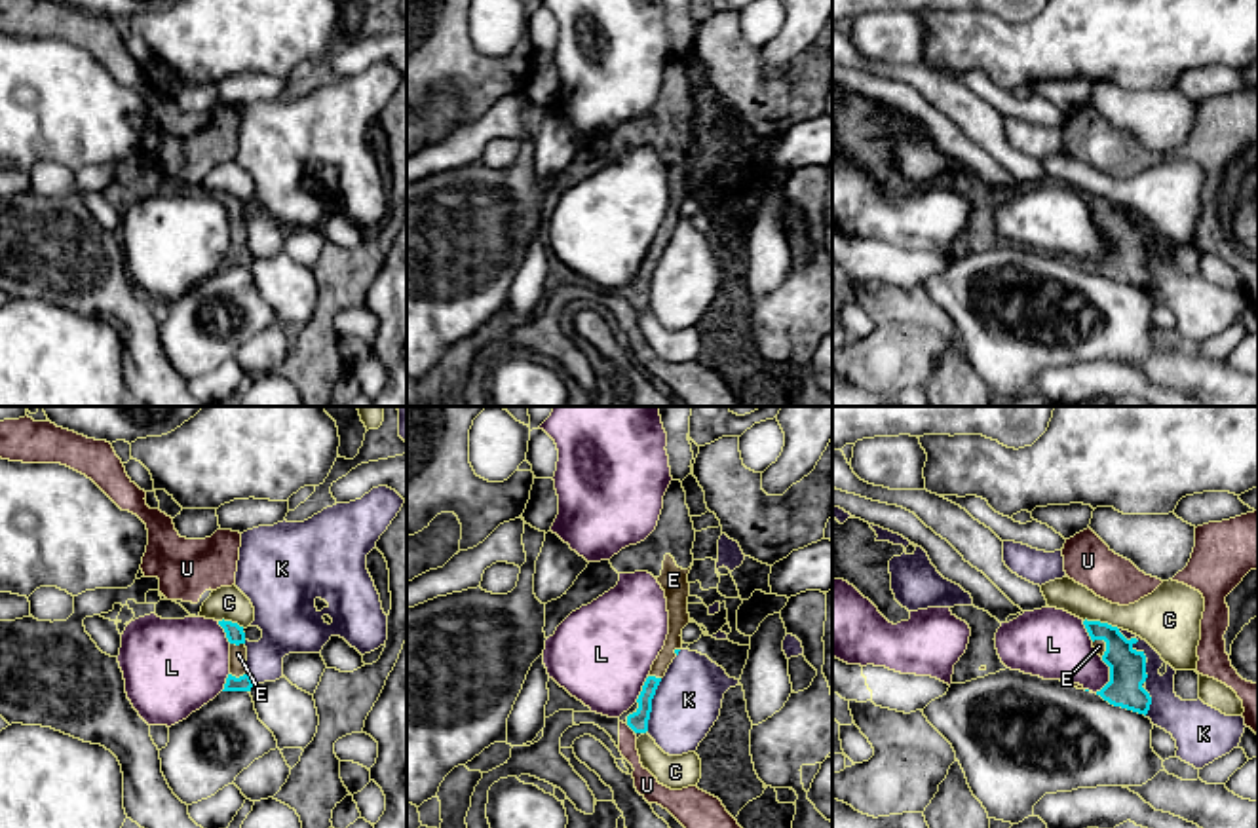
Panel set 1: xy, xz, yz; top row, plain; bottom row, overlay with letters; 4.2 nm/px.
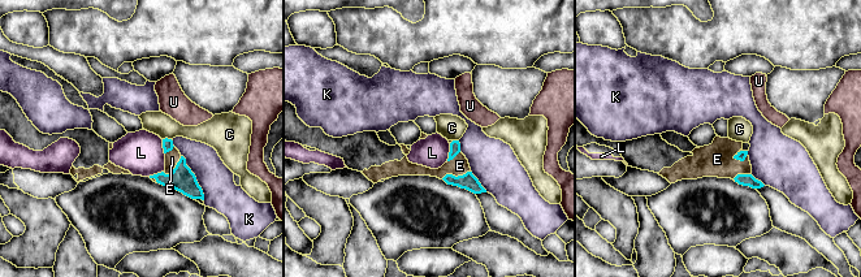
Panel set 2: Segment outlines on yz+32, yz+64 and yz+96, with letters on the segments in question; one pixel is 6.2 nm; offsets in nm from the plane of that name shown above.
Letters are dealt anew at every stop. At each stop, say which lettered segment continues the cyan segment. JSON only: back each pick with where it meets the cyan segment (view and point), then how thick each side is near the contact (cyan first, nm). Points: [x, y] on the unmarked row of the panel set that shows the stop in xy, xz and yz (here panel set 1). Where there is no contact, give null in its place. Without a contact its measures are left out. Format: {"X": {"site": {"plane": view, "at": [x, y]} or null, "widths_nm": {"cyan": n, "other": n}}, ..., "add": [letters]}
{"E": {"site": {"plane": "xy", "at": [240, 251]}, "widths_nm": {"cyan": 70, "other": 80}}, "add": ["E"]}

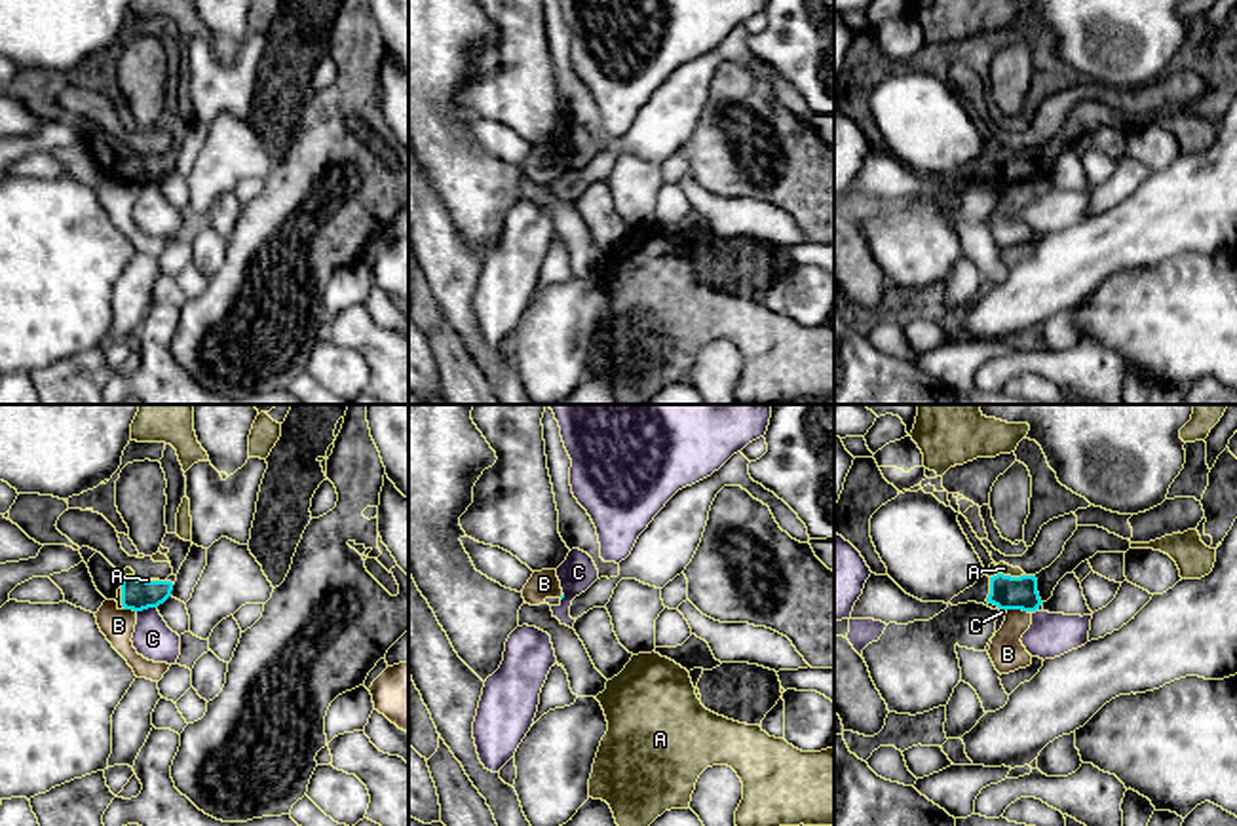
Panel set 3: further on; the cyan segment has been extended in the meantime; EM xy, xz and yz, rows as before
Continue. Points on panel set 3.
{"add": []}

